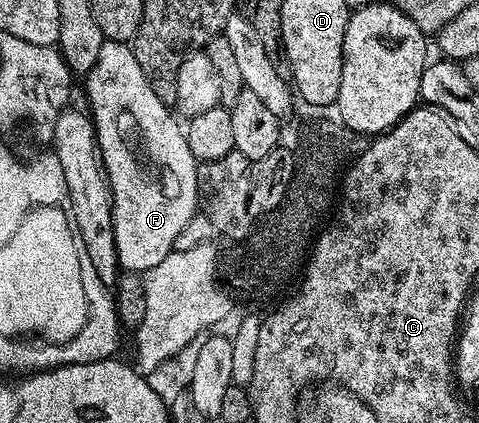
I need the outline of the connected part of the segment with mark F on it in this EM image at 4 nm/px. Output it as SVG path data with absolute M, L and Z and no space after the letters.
M104 40L101 47L101 55L97 55L97 63L93 63L93 71L85 74L87 81L87 97L91 100L90 116L95 122L95 135L99 138L99 155L103 158L103 172L107 175L107 183L111 191L112 227L115 230L116 255L119 257L119 269L128 273L144 274L147 269L157 266L174 249L174 241L181 234L185 225L192 216L197 213L199 204L199 188L197 187L197 171L199 165L196 162L193 151L189 151L187 135L182 124L178 125L176 114L163 102L157 99L153 87L149 87L149 79L141 72L141 66L135 58L135 50L126 41Z

